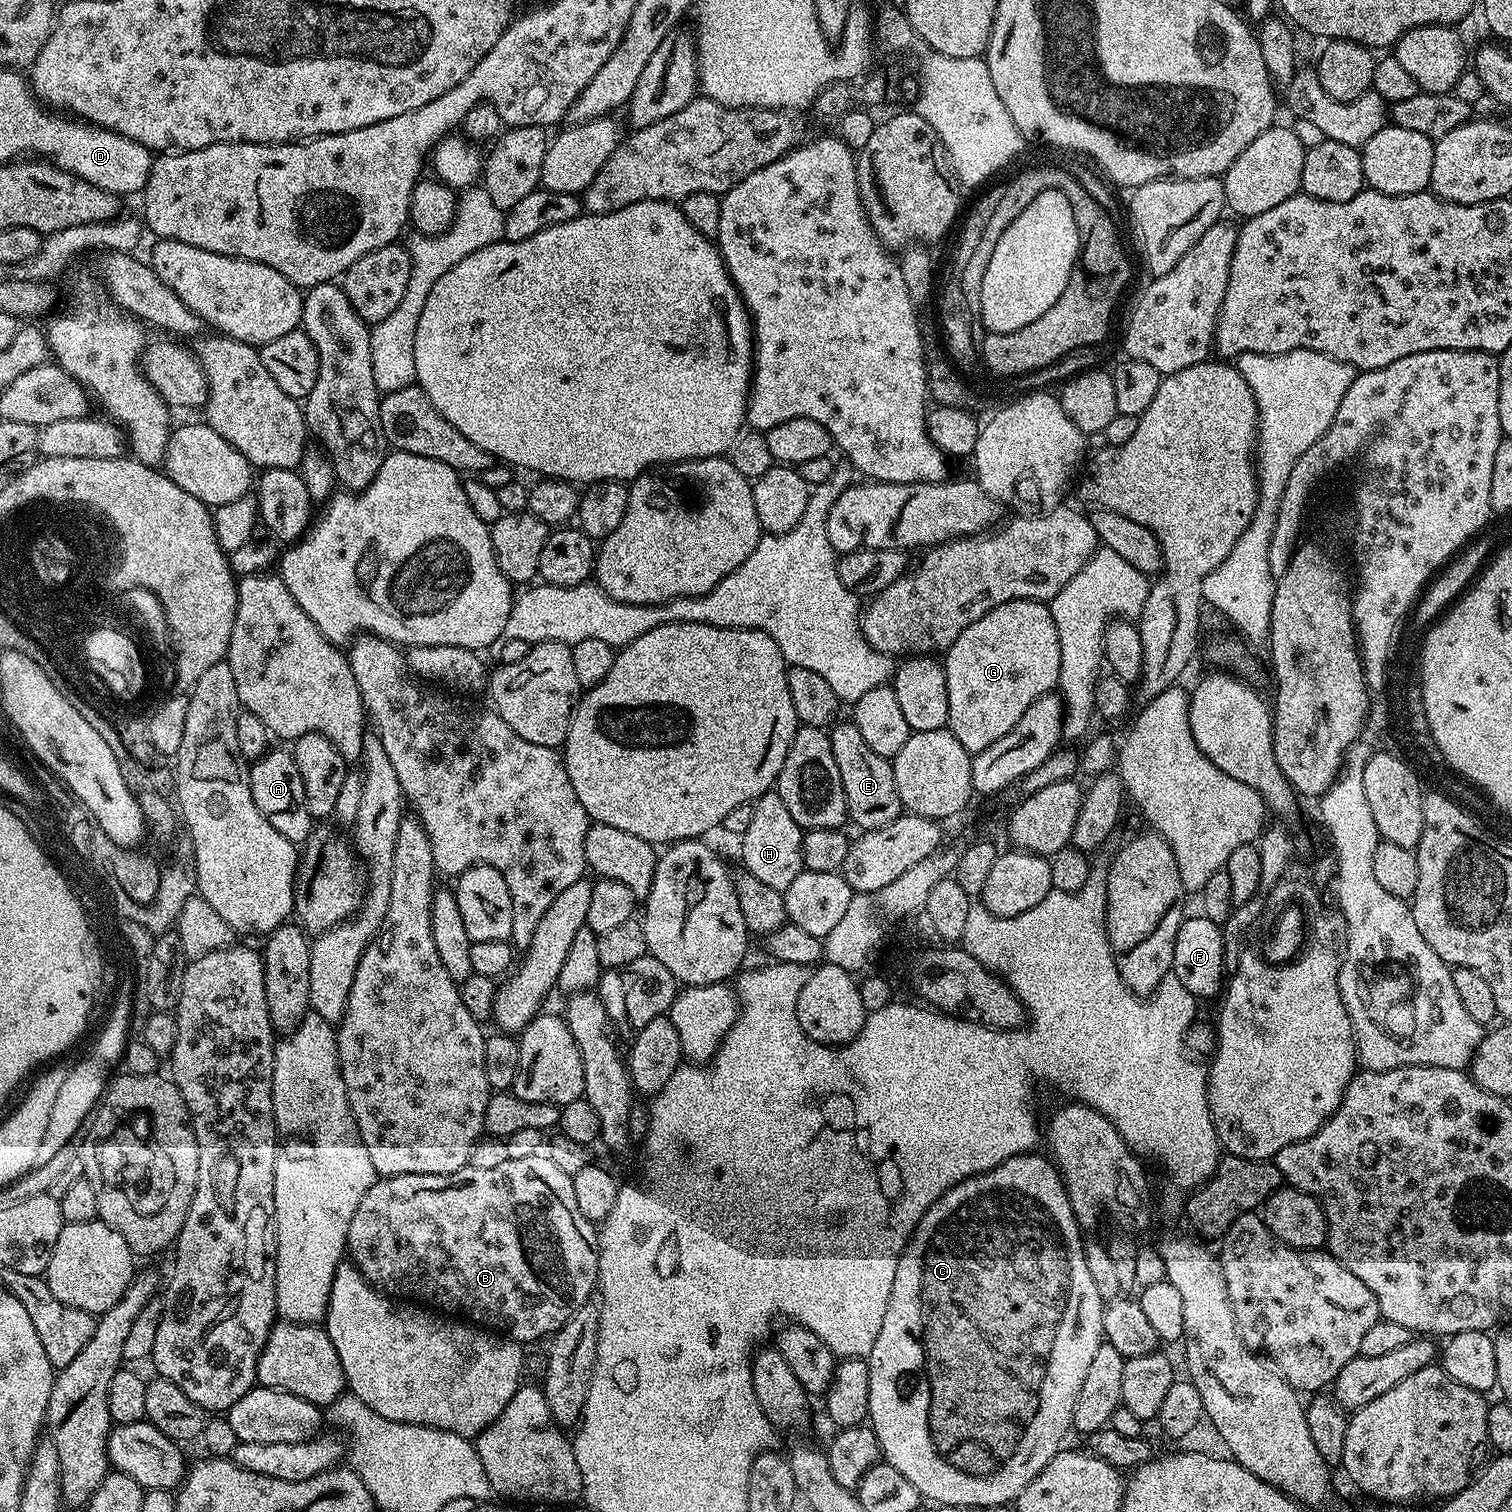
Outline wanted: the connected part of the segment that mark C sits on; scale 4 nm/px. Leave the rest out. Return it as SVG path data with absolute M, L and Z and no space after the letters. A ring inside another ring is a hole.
M1021 1154L1012 1156L1011 1159L992 1169L990 1172L978 1172L974 1176L969 1176L961 1184L956 1184L946 1195L941 1196L932 1204L928 1213L920 1220L915 1232L912 1233L911 1240L908 1241L904 1248L903 1255L900 1256L898 1264L898 1274L894 1278L894 1290L890 1292L890 1302L886 1308L886 1318L882 1318L882 1330L878 1330L878 1342L874 1342L874 1350L870 1350L867 1356L868 1369L870 1370L870 1406L868 1407L868 1420L870 1427L874 1430L876 1441L880 1444L880 1451L883 1459L906 1482L910 1482L920 1491L921 1497L925 1501L933 1500L937 1506L949 1504L958 1510L964 1508L996 1508L999 1504L1011 1505L1030 1486L1030 1482L1040 1471L1048 1465L1061 1451L1064 1439L1067 1438L1068 1432L1073 1431L1072 1415L1074 1414L1074 1402L1078 1402L1078 1390L1082 1390L1082 1382L1086 1379L1086 1374L1090 1370L1090 1362L1098 1350L1098 1346L1105 1343L1104 1339L1104 1310L1106 1301L1098 1294L1098 1286L1094 1286L1094 1278L1090 1278L1090 1270L1086 1266L1086 1254L1084 1253L1085 1237L1080 1236L1082 1225L1077 1220L1074 1210L1070 1206L1068 1191L1064 1189L1064 1179L1060 1177L1060 1170L1047 1155L1036 1156L1037 1154Z

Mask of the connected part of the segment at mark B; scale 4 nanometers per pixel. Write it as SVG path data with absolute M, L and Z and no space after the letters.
M537 1154L530 1158L514 1158L502 1162L502 1166L493 1166L491 1170L478 1170L471 1166L458 1170L449 1176L442 1174L402 1174L401 1176L385 1176L366 1190L366 1198L358 1204L354 1218L350 1220L350 1230L346 1241L346 1252L351 1263L359 1268L362 1275L376 1285L377 1289L427 1306L440 1314L452 1318L463 1318L485 1330L495 1330L510 1340L540 1340L551 1337L568 1319L575 1314L583 1304L593 1299L598 1288L598 1228L593 1221L588 1220L578 1210L578 1202L574 1199L572 1177L566 1174L546 1154Z

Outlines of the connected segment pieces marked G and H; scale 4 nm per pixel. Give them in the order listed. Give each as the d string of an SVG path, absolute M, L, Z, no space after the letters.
M1011 600L992 608L958 634L942 663L948 691L948 731L973 754L986 750L986 746L994 746L1002 734L1010 734L1010 730L1018 726L1018 720L1030 710L1035 700L1049 695L1060 683L1058 630L1054 626L1051 607L1039 600Z
M775 790L765 792L752 808L754 819L738 840L740 856L744 859L743 871L754 874L754 878L758 878L758 882L765 886L774 886L774 890L785 892L790 882L794 882L794 878L805 871L802 854L805 829L794 822L790 810L786 810L786 802L782 802L779 792Z

